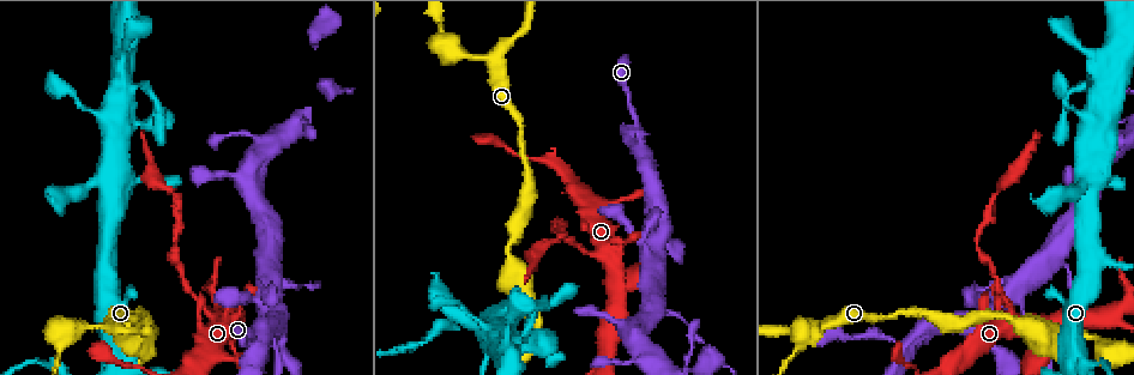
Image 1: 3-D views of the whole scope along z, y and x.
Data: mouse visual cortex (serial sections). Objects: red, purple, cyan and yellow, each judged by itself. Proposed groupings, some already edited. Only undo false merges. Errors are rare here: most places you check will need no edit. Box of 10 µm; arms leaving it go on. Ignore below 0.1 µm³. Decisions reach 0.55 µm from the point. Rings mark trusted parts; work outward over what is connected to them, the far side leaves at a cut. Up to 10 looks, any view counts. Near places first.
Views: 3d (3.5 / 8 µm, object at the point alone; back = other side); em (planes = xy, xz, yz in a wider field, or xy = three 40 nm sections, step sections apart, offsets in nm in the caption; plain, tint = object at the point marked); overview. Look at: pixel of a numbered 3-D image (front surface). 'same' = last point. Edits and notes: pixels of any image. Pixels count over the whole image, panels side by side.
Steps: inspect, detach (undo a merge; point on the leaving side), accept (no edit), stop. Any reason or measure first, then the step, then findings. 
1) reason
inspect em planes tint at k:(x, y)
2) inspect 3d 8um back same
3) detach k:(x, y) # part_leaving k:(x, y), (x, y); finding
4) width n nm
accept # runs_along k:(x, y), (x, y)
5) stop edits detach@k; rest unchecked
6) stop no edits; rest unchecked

inspect 3d 3.5um at 1:(259, 343)

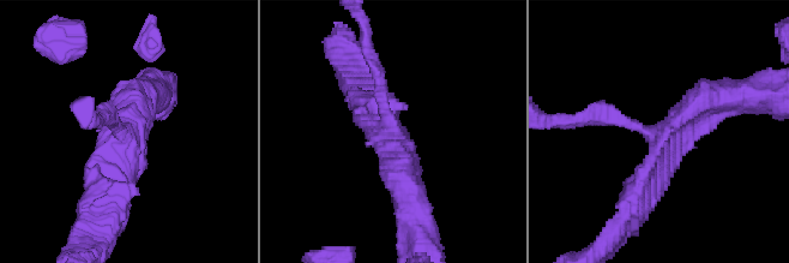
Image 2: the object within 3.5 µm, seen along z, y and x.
shape alone is not enough
inspect em xy step 5 tint at 2:(392, 129)

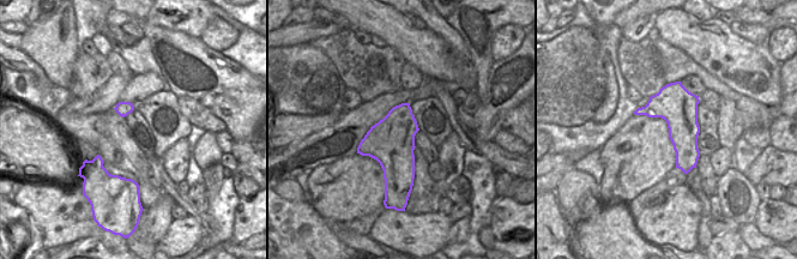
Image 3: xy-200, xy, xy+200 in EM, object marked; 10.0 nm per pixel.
accept # runs_along 2:(372, 60), (409, 192); all the same cell

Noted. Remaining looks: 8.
four-way junction
inspect 3d 8um back at 1:(655, 241)

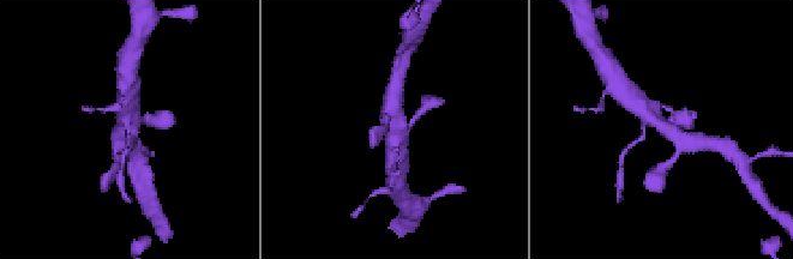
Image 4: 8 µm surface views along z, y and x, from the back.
inspect em planes tint same

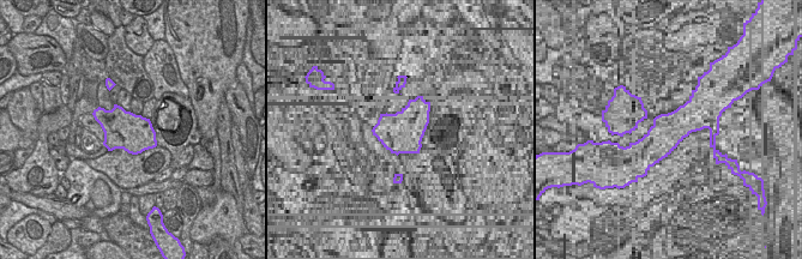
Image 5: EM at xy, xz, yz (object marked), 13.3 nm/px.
width 500 nm
accept # runs_along 4:(694, 142), (679, 140), (637, 104); one cell here

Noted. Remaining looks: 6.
sharp bend
inspect 3d 3.5um back at 1:(609, 353)

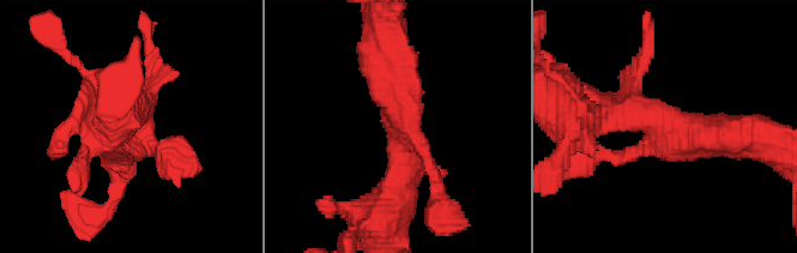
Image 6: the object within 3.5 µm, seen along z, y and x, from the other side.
inspect em planes tint at 6:(402, 126)

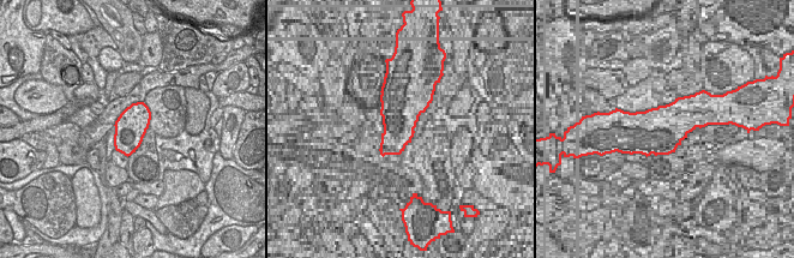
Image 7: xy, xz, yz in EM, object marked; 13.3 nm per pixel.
arms 3; arm_widths 200, 300, 600 nm
accept # runs_along 6:(743, 137), (666, 130), (631, 100), (637, 74); continuous, no second cell

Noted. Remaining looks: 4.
calibre changes
inspect 3d 8um at 1:(94, 115)

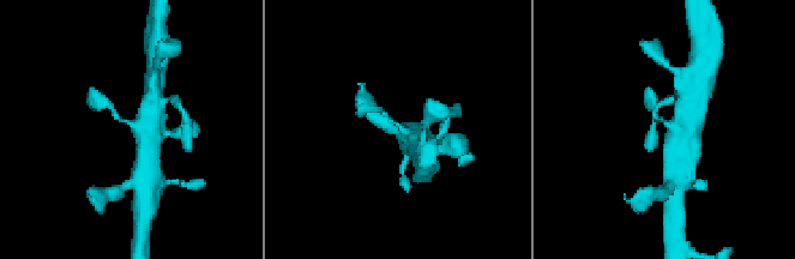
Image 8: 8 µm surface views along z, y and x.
inspect 3d 3.5um same

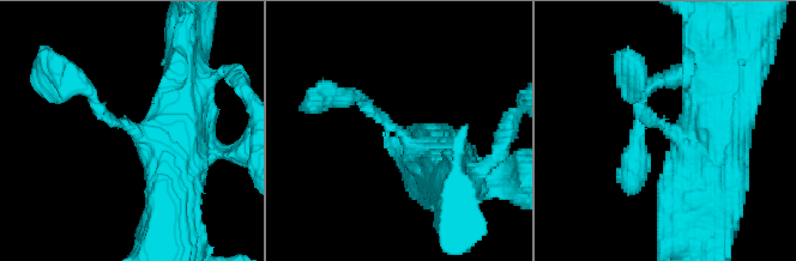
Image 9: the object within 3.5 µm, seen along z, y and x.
inspect em xy step 3 tint at 9:(130, 134)

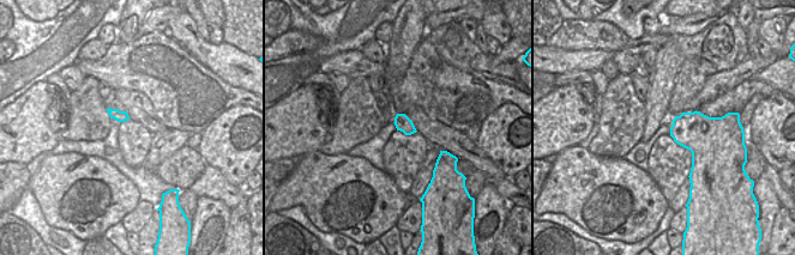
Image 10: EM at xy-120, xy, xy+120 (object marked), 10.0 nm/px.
accept # runs_along 9:(175, 184), (157, 144), (113, 121), (79, 85); all the same cell

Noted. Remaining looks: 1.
stop no edits; rest unchecked

